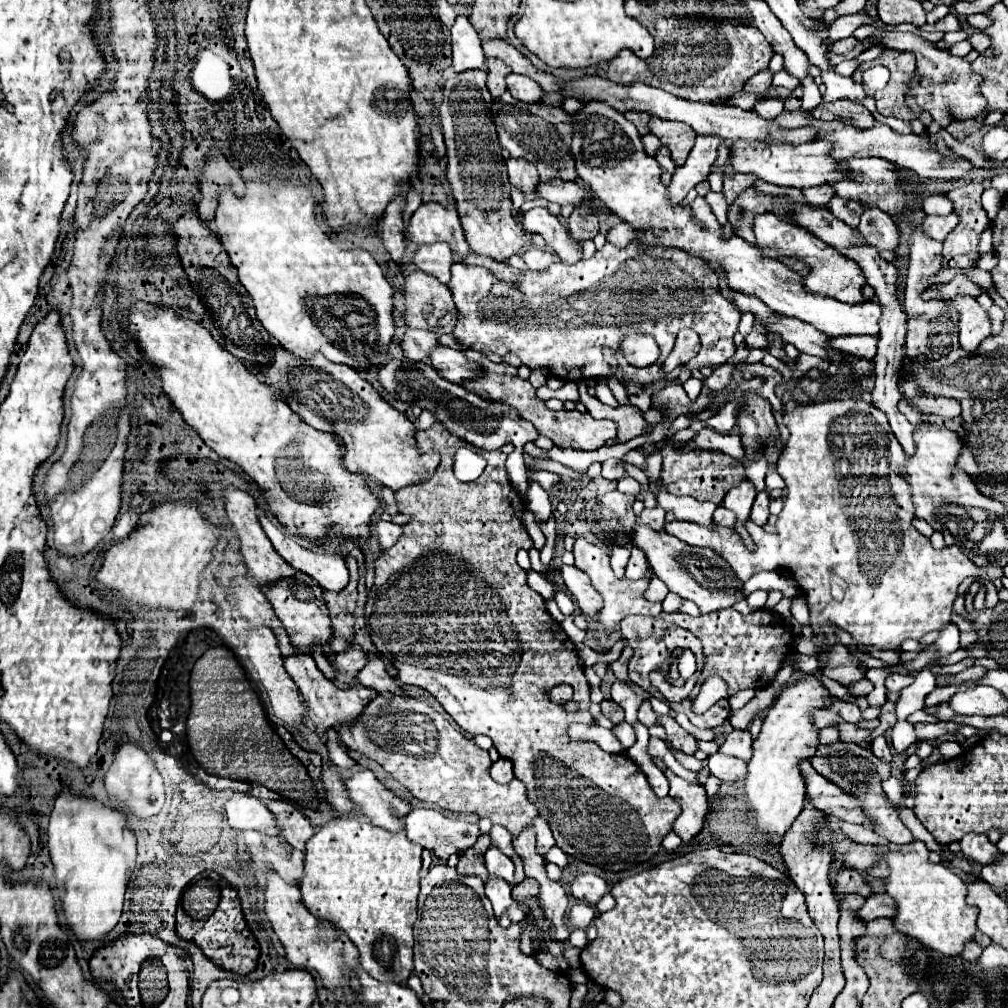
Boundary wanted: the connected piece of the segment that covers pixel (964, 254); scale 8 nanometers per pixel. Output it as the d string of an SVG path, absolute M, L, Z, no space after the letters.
M968 183L948 193L948 197L954 201L954 211L960 213L960 225L946 237L944 241L944 267L976 267L978 263L978 243L981 234L989 227L990 220L981 205L981 197L984 187L982 183Z

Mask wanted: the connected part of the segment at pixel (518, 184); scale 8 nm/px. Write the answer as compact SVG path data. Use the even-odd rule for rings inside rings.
M508 159L506 167L508 167L508 177L512 187L520 189L528 199L532 199L536 187L540 185L540 175L536 167L524 159Z

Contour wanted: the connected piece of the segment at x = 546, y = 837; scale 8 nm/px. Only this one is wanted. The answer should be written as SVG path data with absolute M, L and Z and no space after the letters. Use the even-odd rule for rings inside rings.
M536 817L536 821L532 821L532 827L536 829L536 839L538 839L536 853L540 857L546 857L546 853L556 845L554 835L552 835L552 831L550 831L550 827L548 827L548 823L546 823L544 817Z

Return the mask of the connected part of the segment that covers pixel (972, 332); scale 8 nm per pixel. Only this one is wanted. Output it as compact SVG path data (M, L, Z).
M958 295L950 303L960 317L958 319L960 347L966 351L976 351L980 341L992 335L992 325L986 309L982 309L978 301L968 295Z

